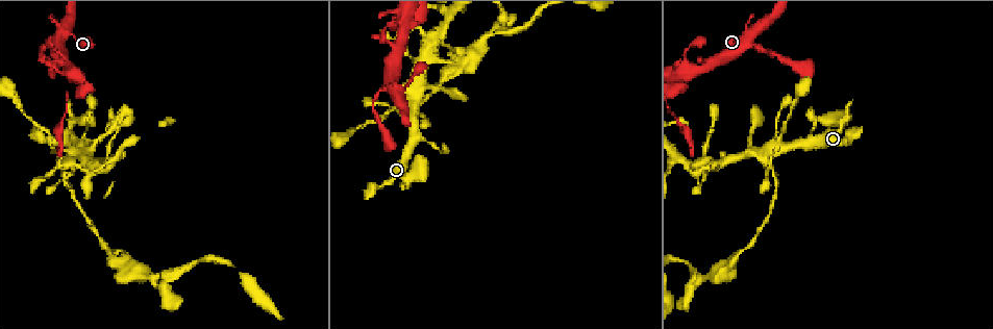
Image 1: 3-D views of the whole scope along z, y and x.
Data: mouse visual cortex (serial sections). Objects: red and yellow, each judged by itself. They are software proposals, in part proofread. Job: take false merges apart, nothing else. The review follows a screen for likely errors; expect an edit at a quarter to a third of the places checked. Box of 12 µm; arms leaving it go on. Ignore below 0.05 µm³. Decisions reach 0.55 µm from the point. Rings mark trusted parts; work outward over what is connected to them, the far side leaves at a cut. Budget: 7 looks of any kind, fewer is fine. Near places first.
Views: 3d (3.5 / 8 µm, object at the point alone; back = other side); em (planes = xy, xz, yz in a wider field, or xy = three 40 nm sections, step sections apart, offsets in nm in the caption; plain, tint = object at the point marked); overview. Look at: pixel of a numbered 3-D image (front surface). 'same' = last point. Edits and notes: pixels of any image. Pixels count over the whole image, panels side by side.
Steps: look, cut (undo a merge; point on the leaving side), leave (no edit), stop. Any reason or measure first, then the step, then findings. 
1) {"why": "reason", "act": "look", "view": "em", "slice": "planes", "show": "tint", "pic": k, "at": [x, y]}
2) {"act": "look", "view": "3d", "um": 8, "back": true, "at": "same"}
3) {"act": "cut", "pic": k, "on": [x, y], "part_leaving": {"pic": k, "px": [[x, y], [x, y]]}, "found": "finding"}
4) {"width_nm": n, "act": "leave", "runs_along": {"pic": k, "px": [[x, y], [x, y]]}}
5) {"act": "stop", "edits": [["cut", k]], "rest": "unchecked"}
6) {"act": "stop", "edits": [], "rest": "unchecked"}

{"why": "thin arm on a thick one", "act": "look", "view": "3d", "um": 3.5, "pic": 1, "at": [750, 31]}

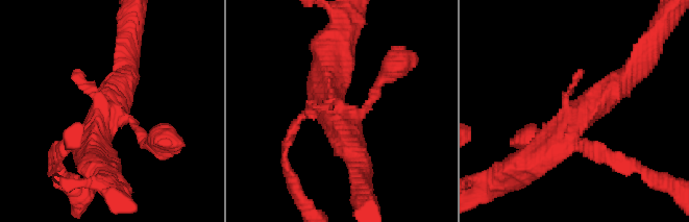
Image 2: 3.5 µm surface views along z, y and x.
{"act": "look", "view": "em", "slice": "xy", "step": 1, "show": "tint", "pic": 2, "at": [341, 114]}

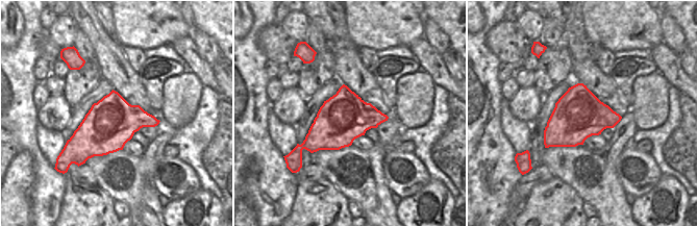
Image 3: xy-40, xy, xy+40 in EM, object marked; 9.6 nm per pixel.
{"act": "leave", "found": "continuous, no second cell"}

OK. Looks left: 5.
{"act": "look", "view": "3d", "um": 8, "pic": 1, "at": [404, 26]}

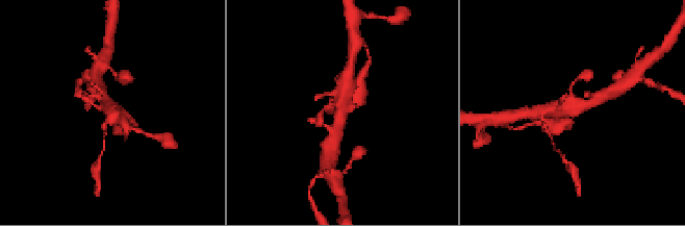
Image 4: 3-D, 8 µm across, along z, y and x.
{"why": "shape alone is not enough", "act": "look", "view": "em", "slice": "xy", "step": 3, "show": "tint", "pic": 4, "at": [339, 109]}

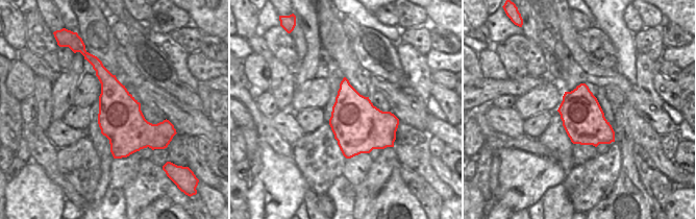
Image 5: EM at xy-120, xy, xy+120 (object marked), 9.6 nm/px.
{"act": "leave", "runs_along": {"pic": 4, "px": [[603, 96], [584, 106], [552, 111]]}, "found": "all the same cell"}

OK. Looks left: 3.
{"why": "thin arm on a thick one", "act": "look", "view": "3d", "um": 8, "pic": 1, "at": [767, 154]}

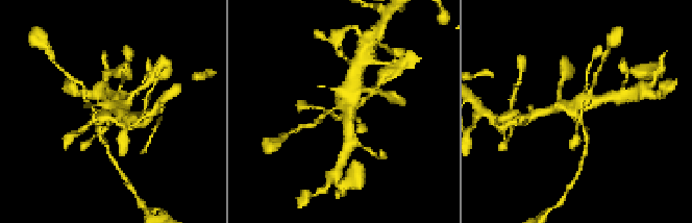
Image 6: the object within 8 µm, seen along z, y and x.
{"act": "look", "view": "em", "slice": "xy", "step": 3, "show": "tint", "pic": 6, "at": [344, 107]}

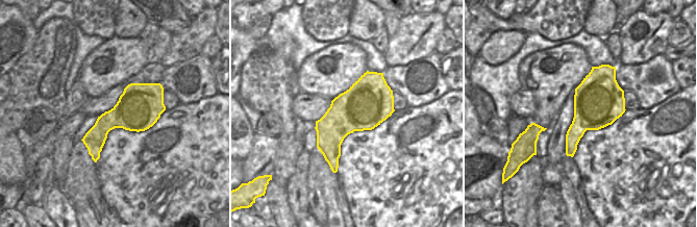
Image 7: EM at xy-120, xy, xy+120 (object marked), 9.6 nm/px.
{"act": "cut", "pic": 6, "on": [586, 139], "part_leaving": {"pic": 6, "px": [[579, 113], [588, 138], [586, 152]]}, "found": "a second cell is stuck on"}

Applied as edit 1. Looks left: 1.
{"act": "stop", "edits": [["cut", 6]], "rest": "unchecked"}

